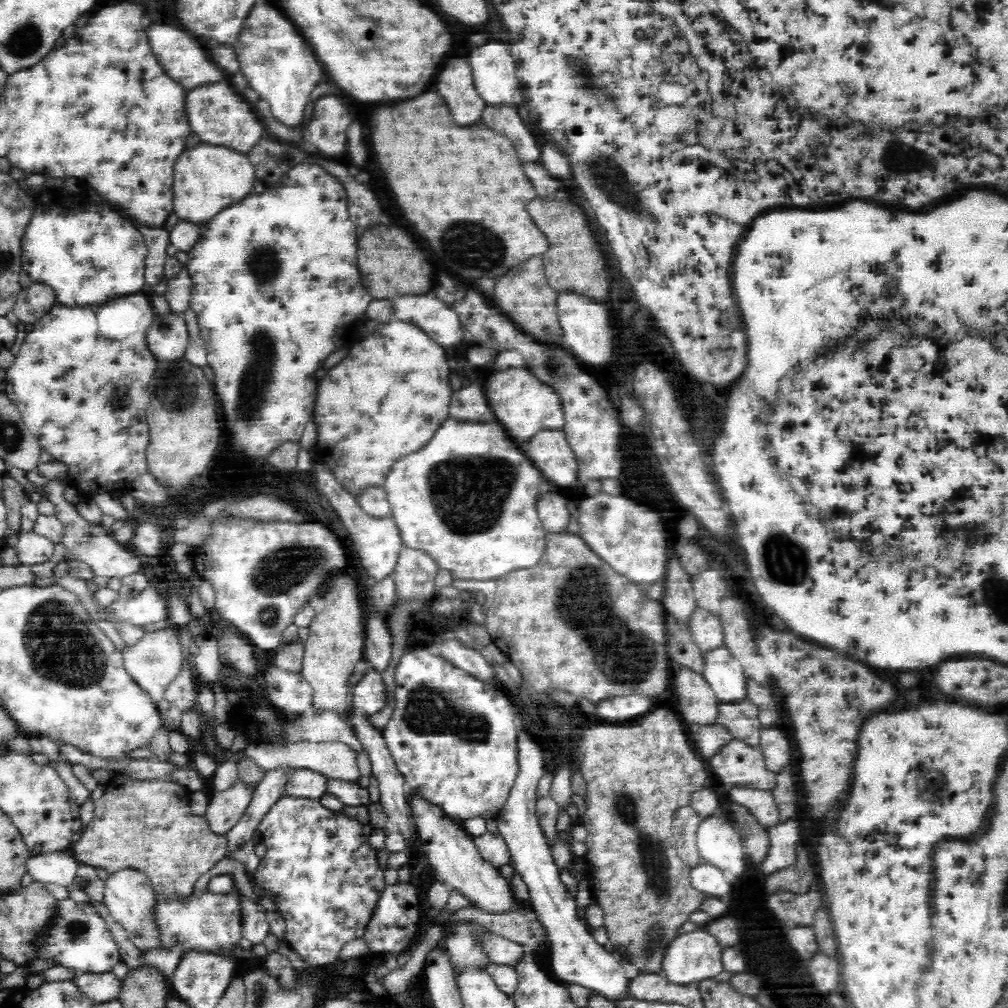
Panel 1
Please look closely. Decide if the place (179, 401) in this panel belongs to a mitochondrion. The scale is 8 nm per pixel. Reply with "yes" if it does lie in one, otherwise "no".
yes

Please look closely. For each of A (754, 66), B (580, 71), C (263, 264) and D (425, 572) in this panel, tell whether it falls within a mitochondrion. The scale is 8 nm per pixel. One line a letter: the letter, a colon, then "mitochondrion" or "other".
A: other
B: mitochondrion
C: mitochondrion
D: other

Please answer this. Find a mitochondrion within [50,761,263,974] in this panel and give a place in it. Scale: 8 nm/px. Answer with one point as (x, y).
(77, 930)

